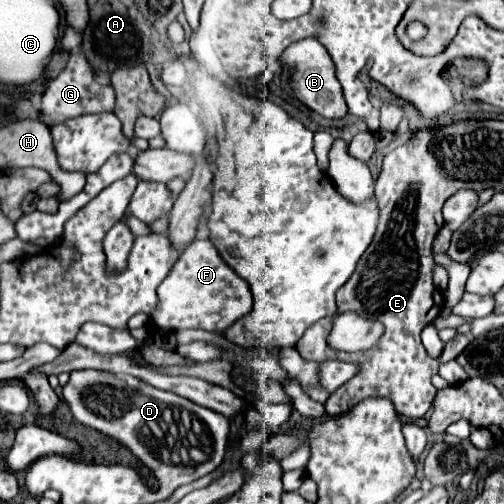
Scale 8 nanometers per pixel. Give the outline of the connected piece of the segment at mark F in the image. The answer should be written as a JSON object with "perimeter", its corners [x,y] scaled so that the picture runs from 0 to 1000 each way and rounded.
{"perimeter":[[[383,476],[335,548],[312,571],[315,603],[300,623],[300,643],[315,655],[403,653],[440,659],[502,611],[502,583],[486,556],[478,556],[435,508],[419,476]]]}

